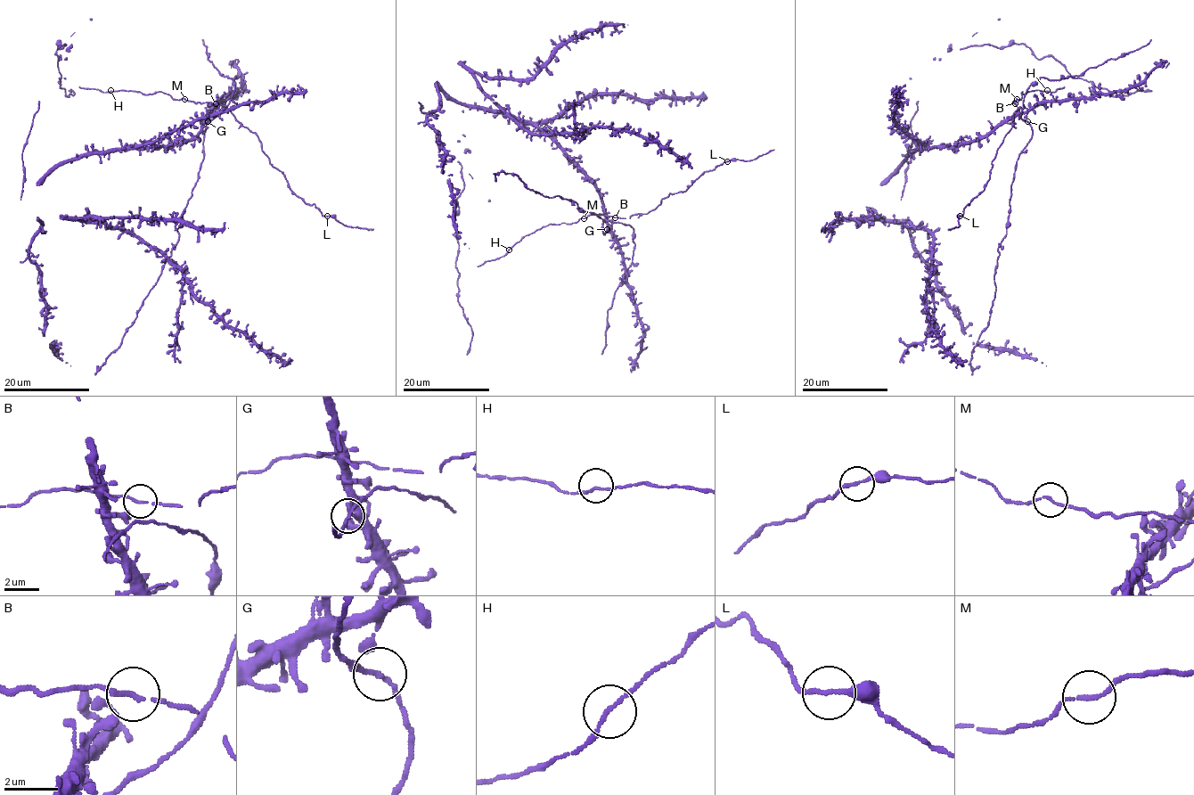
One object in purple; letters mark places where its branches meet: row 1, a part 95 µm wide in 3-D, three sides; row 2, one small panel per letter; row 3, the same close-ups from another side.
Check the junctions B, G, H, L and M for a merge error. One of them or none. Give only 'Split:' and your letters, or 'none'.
Split: none

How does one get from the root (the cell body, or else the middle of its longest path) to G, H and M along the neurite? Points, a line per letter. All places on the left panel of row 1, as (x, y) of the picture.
G: (143, 148), (181, 144), (200, 131), (208, 114), (207, 121)
H: (143, 148), (191, 140), (216, 104), (177, 100), (161, 92), (110, 90)
M: (143, 148), (181, 144), (200, 131), (204, 116), (216, 104), (184, 99)

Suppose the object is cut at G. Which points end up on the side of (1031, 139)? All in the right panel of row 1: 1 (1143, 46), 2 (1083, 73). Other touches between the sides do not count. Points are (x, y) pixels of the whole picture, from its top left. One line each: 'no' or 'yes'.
1: no
2: no

